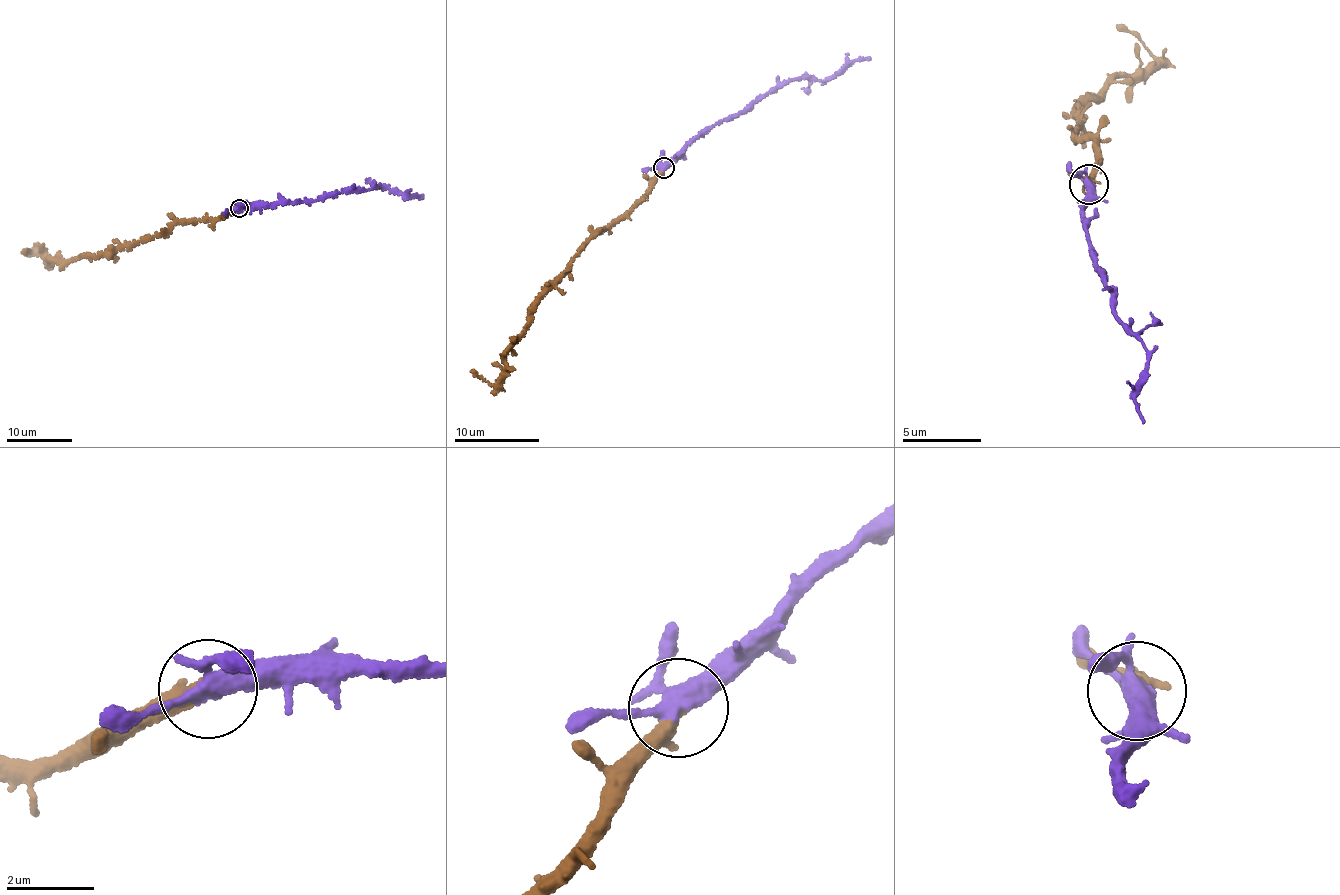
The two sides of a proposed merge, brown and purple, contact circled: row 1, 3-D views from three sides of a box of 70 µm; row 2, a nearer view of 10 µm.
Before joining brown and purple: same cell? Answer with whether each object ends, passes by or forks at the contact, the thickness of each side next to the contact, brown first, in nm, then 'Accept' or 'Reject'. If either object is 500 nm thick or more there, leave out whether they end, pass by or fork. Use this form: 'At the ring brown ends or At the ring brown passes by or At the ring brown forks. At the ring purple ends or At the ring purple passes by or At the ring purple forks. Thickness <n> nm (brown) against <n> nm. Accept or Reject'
At the ring brown ends. At the ring purple forks. Thickness 380 nm (brown) against 340 nm. Accept

